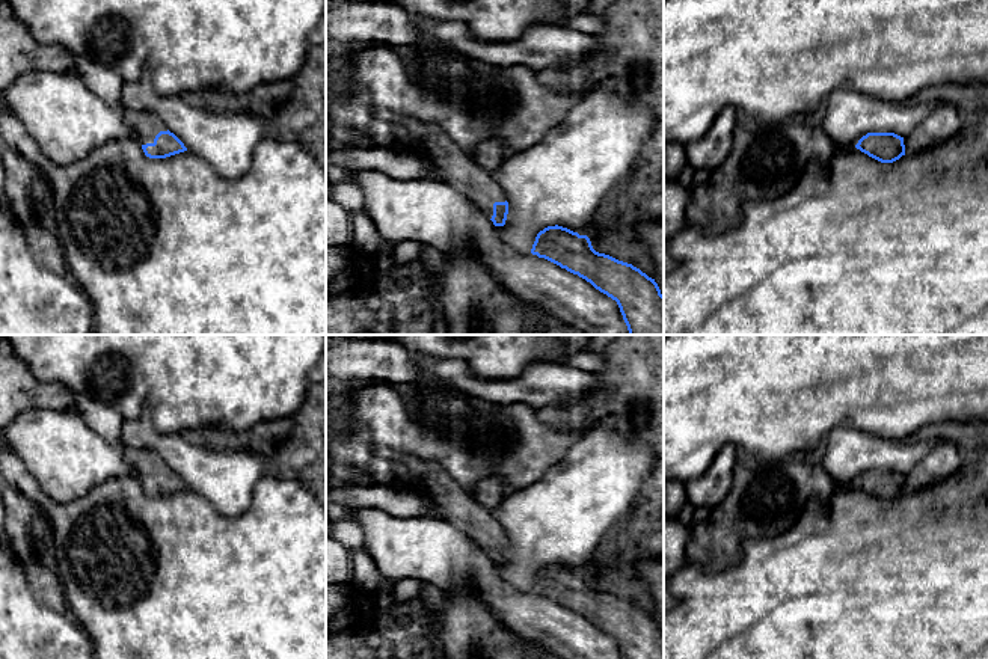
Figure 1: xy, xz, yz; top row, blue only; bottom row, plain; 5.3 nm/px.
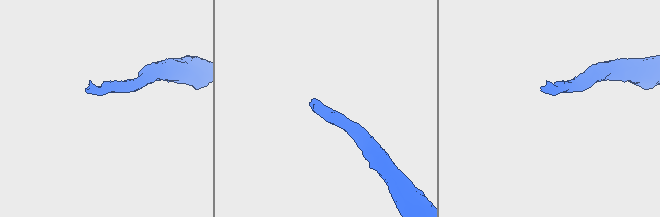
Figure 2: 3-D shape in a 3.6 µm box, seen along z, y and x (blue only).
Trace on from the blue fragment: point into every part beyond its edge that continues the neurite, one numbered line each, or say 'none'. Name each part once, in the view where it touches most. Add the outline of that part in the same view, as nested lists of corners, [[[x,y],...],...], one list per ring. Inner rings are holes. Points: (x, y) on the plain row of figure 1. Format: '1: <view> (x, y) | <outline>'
1: xy (145, 463) | [[[121,442],[118,443],[125,461],[133,467],[140,483],[154,481],[160,469],[167,469],[164,461],[154,452],[146,449],[133,449]]]

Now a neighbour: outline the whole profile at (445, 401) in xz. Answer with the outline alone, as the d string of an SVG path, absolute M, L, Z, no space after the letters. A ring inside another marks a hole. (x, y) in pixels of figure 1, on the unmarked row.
M422 375L416 386L422 391L422 406L431 407L443 419L471 421L481 418L474 400L431 380L428 375Z

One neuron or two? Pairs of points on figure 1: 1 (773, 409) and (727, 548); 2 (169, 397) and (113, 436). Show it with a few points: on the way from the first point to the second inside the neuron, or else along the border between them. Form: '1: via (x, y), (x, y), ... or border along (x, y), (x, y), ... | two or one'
1: border along (742, 454), (754, 460), (779, 460), (791, 456) | two
2: border along (94, 398), (109, 404), (122, 419) | two

